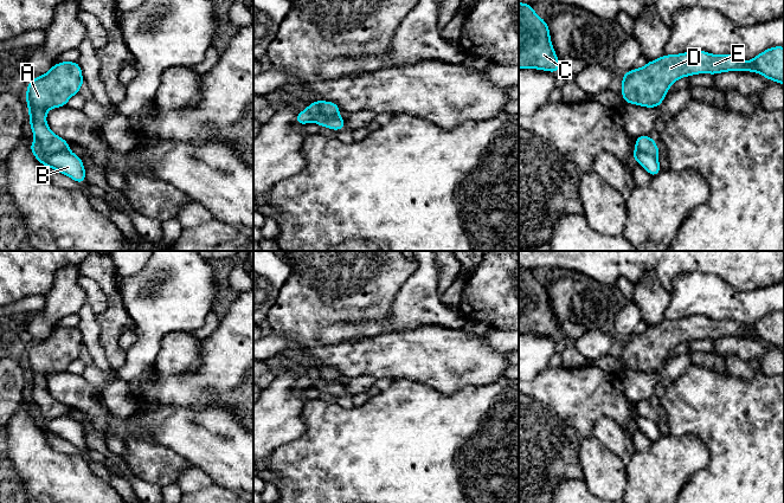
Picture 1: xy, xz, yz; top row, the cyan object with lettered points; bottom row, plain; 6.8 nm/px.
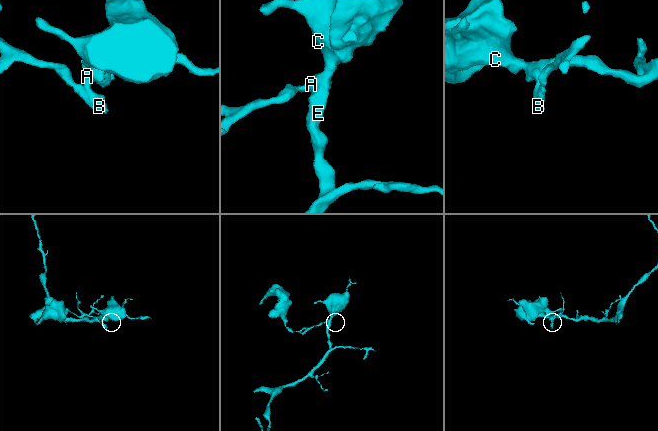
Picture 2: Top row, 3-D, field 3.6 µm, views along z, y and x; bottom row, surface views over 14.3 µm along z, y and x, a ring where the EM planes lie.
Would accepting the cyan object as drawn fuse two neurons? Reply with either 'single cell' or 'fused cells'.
fused cells

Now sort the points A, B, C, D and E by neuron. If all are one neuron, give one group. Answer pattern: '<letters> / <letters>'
A C D E / B

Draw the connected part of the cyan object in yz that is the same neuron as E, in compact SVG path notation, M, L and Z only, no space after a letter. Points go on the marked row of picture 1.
M772 46L750 62L733 54L718 56L702 50L664 54L647 62L641 69L623 73L621 93L624 103L658 108L677 79L699 73L714 76L730 71L757 72L784 85L784 47Z

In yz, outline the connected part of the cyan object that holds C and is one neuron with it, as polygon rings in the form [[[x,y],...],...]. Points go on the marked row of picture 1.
[[[519,2],[519,69],[560,71],[546,20],[525,2]]]

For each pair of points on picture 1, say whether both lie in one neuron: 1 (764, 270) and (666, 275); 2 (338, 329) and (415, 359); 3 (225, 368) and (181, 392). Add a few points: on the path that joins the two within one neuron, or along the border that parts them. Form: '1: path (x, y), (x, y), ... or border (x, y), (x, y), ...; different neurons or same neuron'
1: path (739, 264), (691, 264); same neuron
2: border (376, 336), (342, 342); different neurons
3: path (214, 379), (192, 389); same neuron

